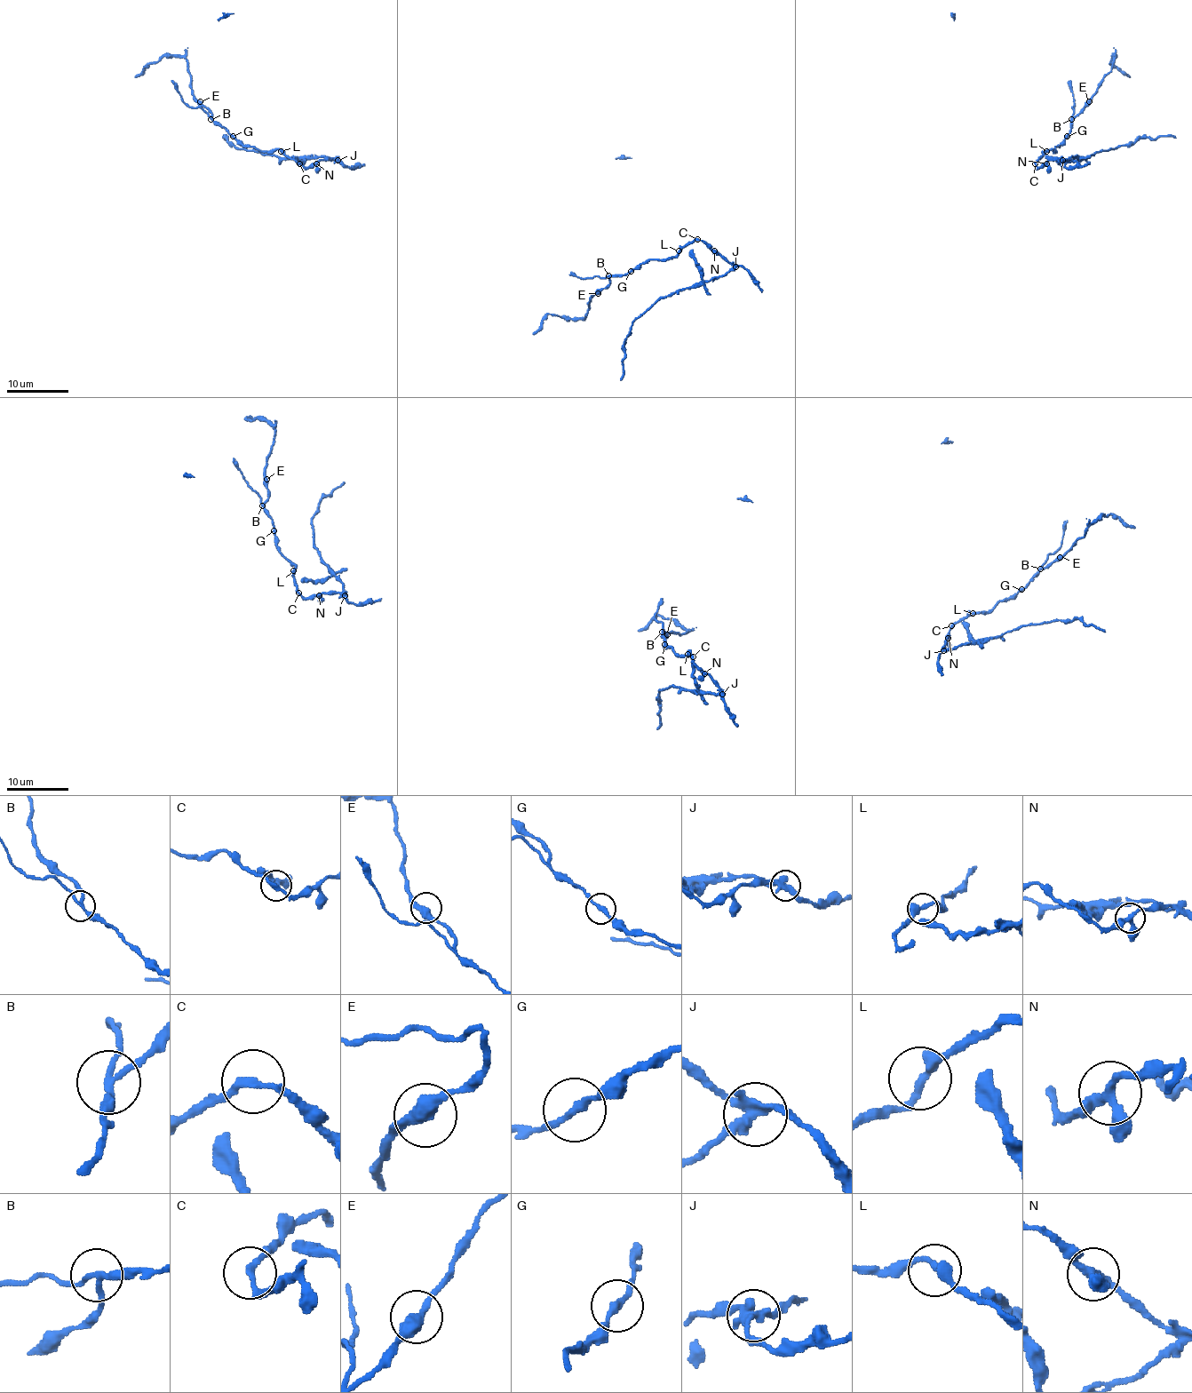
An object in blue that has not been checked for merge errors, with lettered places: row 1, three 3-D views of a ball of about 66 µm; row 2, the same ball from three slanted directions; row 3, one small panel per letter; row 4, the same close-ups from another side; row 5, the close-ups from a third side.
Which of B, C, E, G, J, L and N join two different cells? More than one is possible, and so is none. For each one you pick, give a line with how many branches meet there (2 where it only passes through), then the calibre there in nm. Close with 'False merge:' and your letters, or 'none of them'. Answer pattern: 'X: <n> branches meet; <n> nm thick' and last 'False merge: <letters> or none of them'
B: 3 branches meet; 190 nm thick
J: 3 branches meet; 320 nm thick
False merge: B, J

